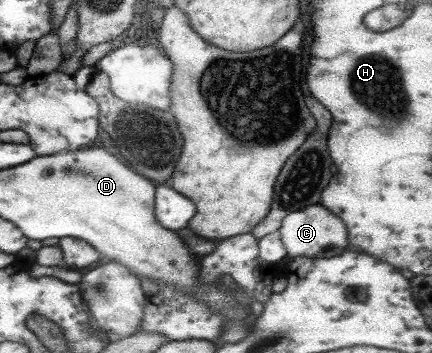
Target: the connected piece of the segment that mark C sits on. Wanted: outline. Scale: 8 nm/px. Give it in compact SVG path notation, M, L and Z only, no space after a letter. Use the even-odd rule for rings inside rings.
M318 204L308 205L304 209L288 213L282 218L277 231L280 233L280 241L284 245L288 258L328 258L344 253L344 251L334 251L334 247L346 247L344 223L338 217L332 217L332 213L328 213L325 207L320 207Z

